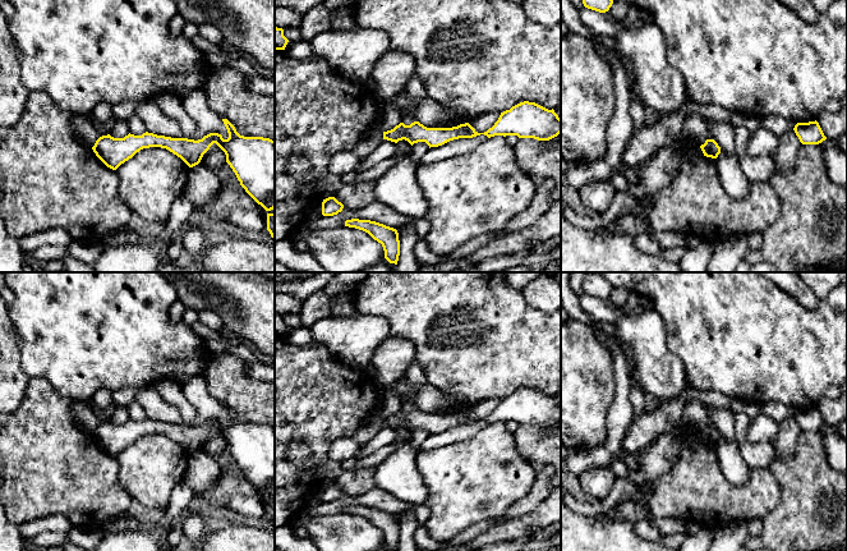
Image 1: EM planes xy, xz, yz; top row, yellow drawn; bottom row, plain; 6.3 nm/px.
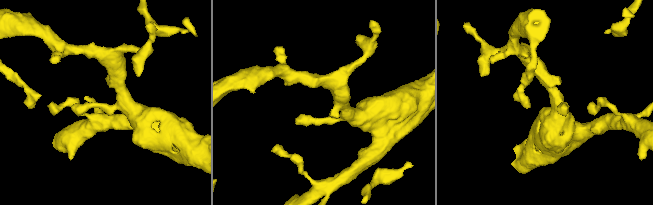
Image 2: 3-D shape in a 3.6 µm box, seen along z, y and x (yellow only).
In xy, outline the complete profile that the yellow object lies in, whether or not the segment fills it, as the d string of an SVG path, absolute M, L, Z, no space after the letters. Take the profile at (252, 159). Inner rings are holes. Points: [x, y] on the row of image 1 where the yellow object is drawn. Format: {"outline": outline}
{"outline": "M222 119L229 138L210 133L202 139L171 138L153 133L128 134L114 138L100 137L92 147L96 156L116 170L143 148L161 147L180 157L189 167L198 165L203 155L216 143L226 155L226 162L245 192L266 211L275 208L275 141L263 137L240 136L235 127Z"}

